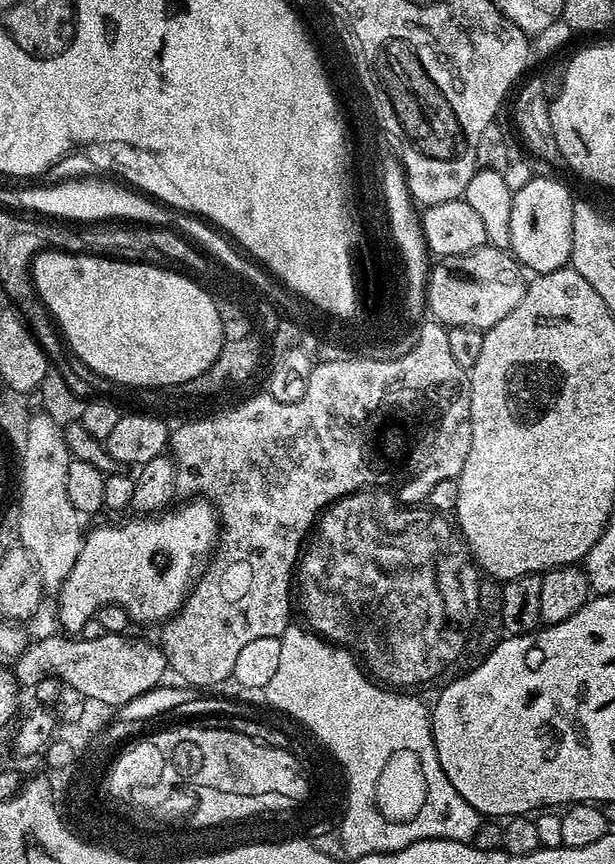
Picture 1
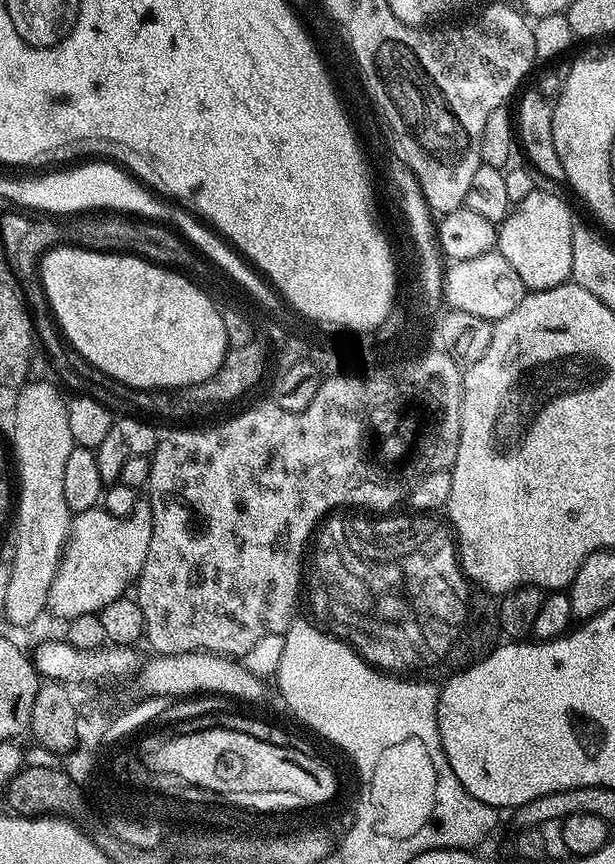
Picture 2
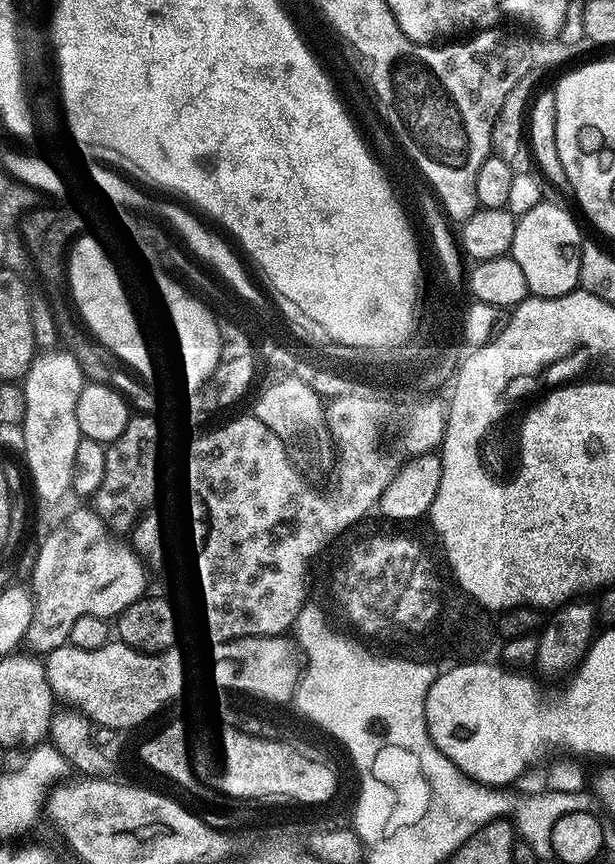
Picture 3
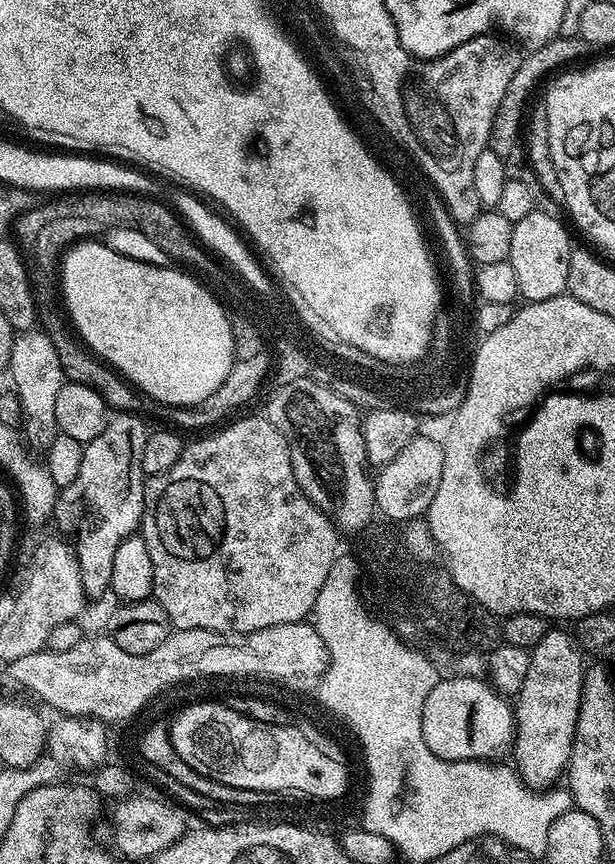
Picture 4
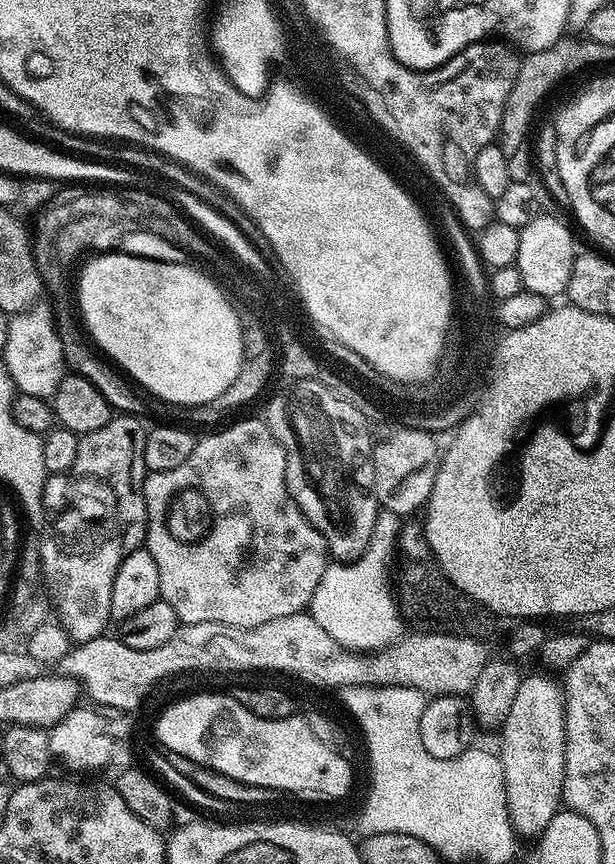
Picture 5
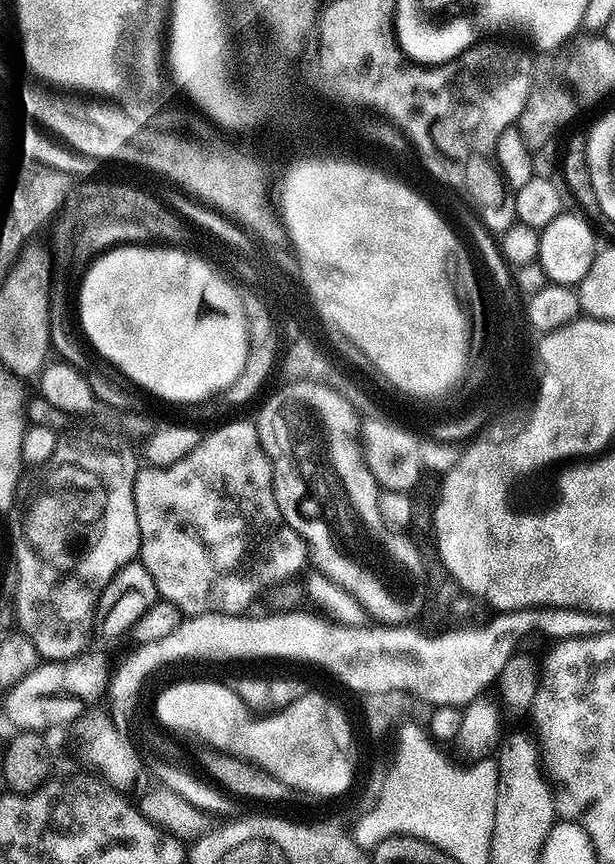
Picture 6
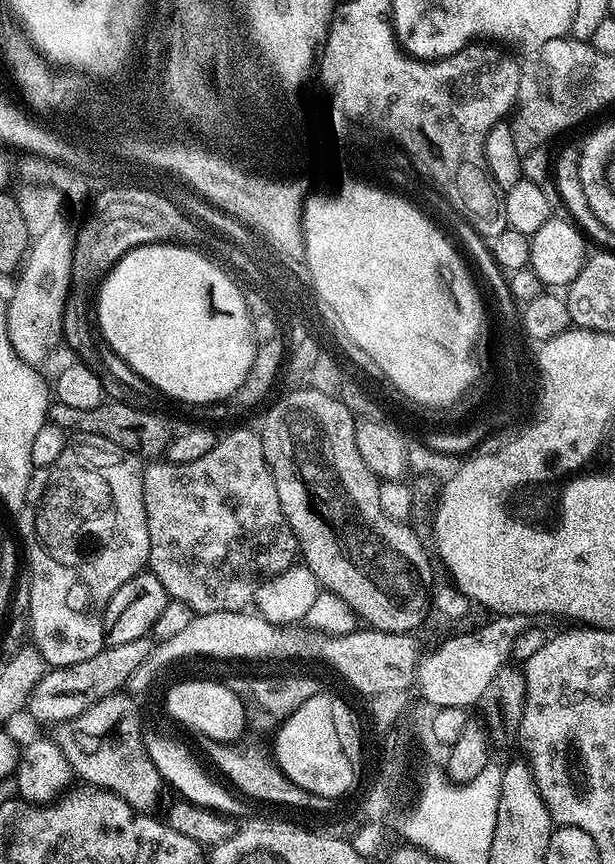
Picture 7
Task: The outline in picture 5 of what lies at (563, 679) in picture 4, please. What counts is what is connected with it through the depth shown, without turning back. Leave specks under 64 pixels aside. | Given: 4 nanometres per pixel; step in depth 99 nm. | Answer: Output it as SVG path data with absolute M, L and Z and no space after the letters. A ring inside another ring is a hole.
M525 675L498 735L498 755L502 762L512 830L520 838L539 837L550 818L562 808L566 766L563 687L548 676Z

